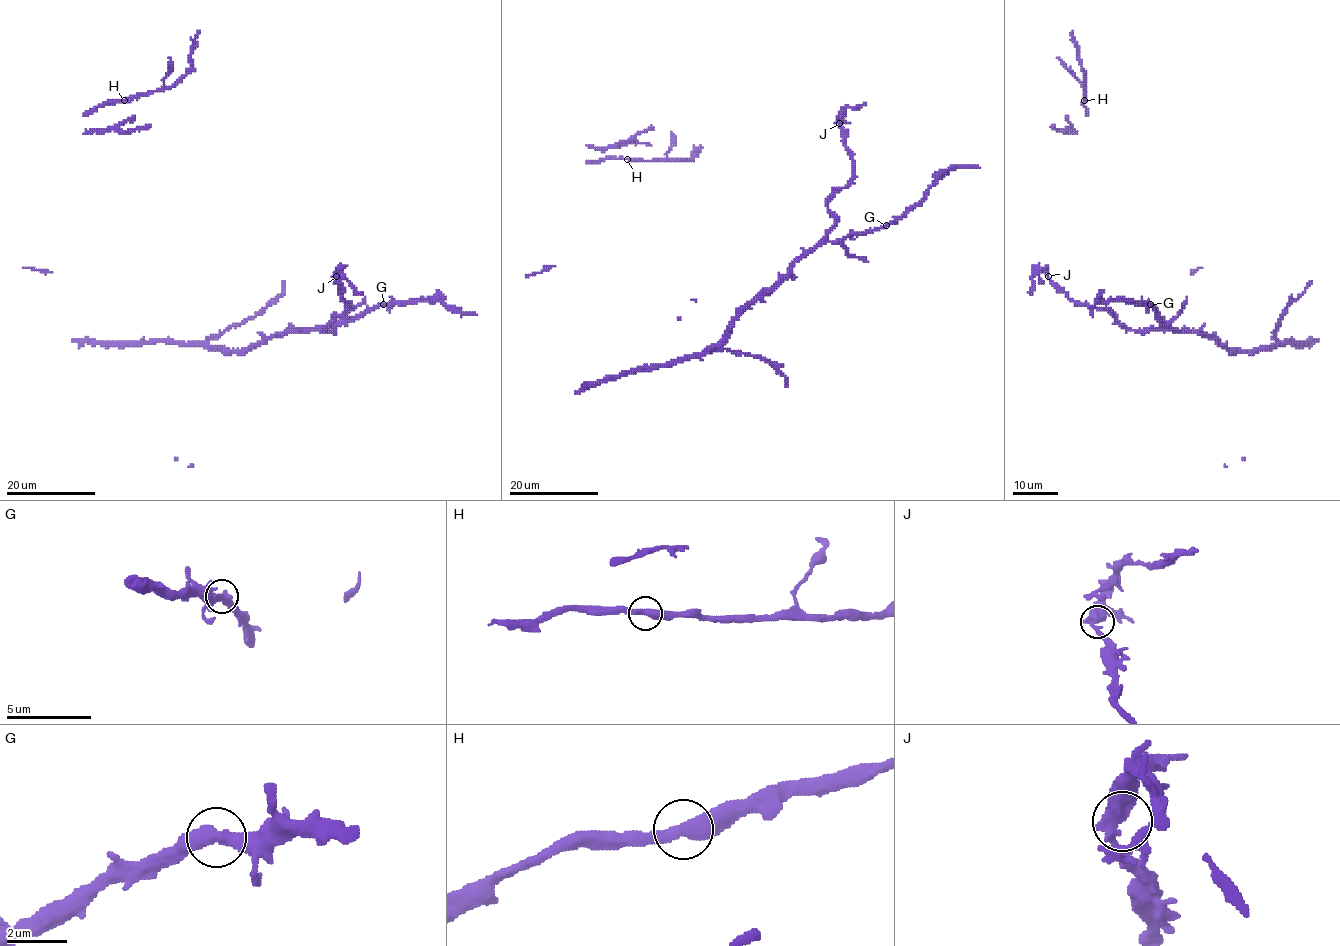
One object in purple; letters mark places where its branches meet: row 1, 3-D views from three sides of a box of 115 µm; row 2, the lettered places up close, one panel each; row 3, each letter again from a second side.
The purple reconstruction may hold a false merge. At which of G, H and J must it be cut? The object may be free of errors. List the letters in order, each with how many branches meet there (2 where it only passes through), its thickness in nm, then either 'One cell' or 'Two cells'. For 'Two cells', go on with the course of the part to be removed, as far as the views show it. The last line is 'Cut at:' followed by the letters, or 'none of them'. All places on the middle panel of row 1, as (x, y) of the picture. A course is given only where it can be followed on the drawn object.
G: Branches: 2. Thickness 460 nm. One cell
H: Branches: 2. Thickness 440 nm. One cell
J: Branches: 2. Thickness 440 nm. One cell
Cut at: none of them

